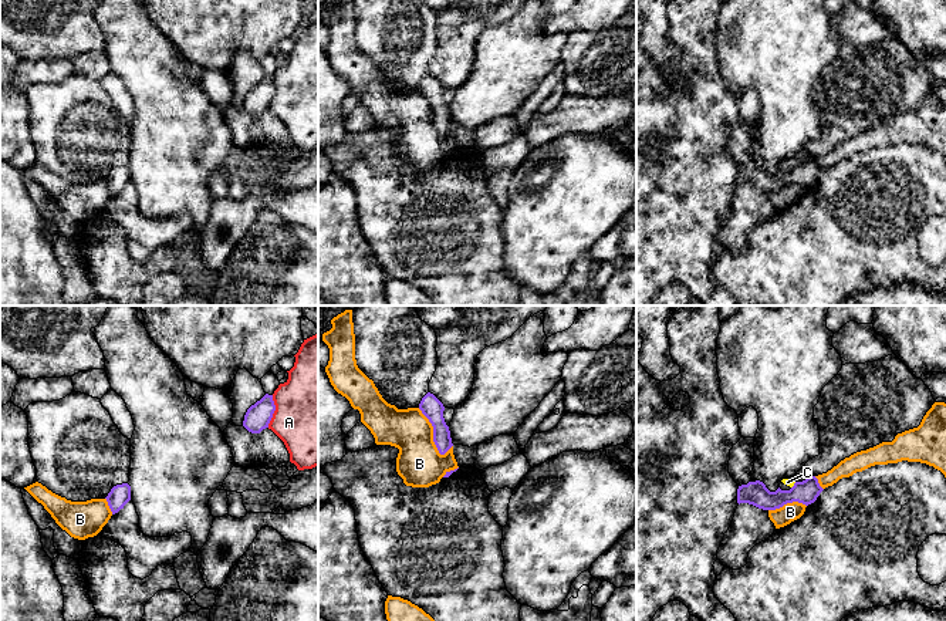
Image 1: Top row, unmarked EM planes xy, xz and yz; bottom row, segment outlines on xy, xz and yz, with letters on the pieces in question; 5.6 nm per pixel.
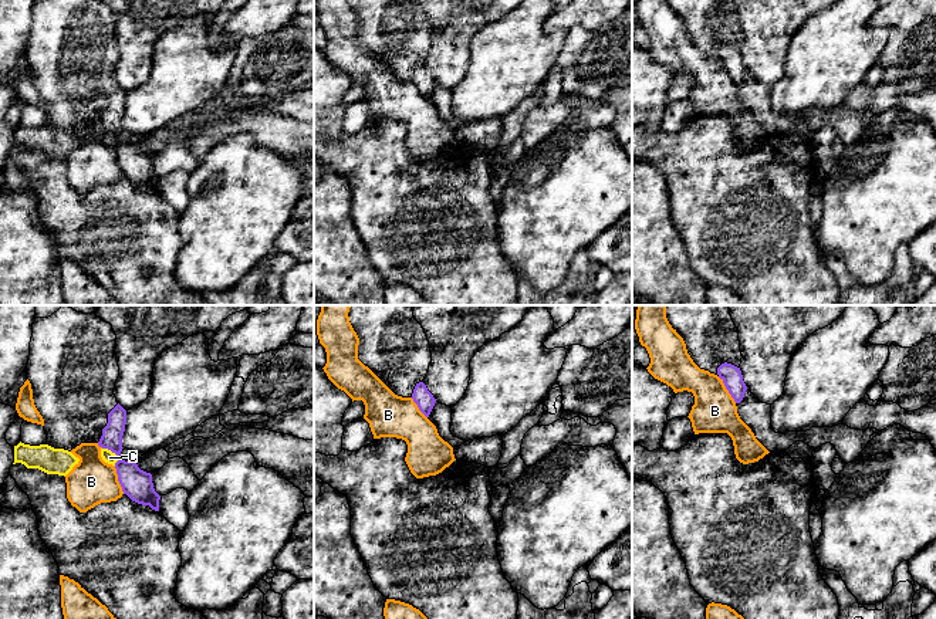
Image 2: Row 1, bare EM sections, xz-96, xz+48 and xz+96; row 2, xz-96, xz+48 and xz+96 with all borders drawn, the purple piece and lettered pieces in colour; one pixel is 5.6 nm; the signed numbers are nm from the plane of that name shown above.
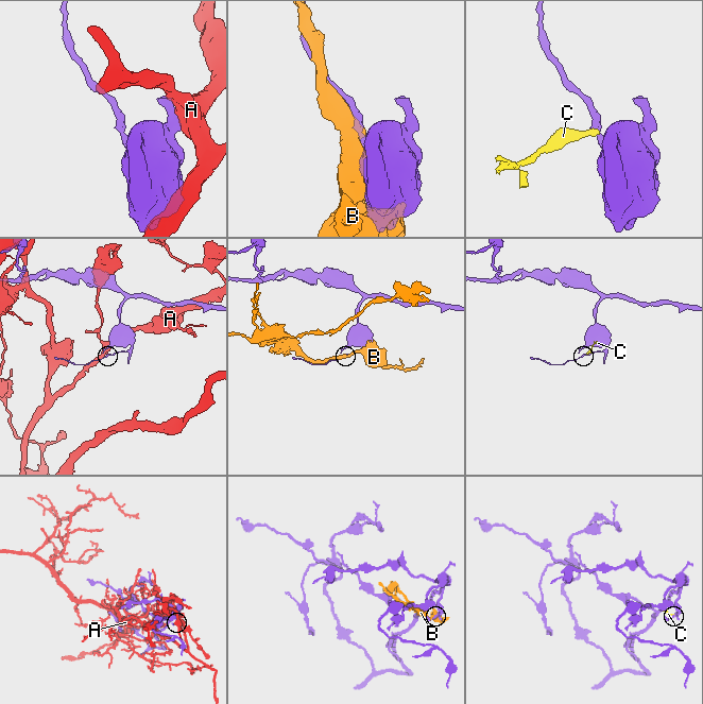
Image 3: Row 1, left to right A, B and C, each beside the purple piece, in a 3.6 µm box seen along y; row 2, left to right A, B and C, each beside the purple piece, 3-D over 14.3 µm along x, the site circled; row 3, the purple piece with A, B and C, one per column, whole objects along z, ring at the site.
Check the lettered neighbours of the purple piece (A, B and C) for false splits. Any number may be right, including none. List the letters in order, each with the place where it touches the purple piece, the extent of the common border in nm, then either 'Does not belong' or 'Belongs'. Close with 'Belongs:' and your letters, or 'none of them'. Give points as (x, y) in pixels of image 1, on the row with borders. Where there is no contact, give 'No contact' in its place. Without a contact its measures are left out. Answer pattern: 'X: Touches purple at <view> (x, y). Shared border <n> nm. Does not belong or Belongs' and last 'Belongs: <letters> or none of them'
A: Touches purple at xy (274, 409). Shared border 190 nm. Does not belong
B: Touches purple at xz (433, 432). Shared border 300 nm. Does not belong
C: Touches purple at yz (794, 485). Shared border 50 nm. Does not belong
Belongs: none of them

